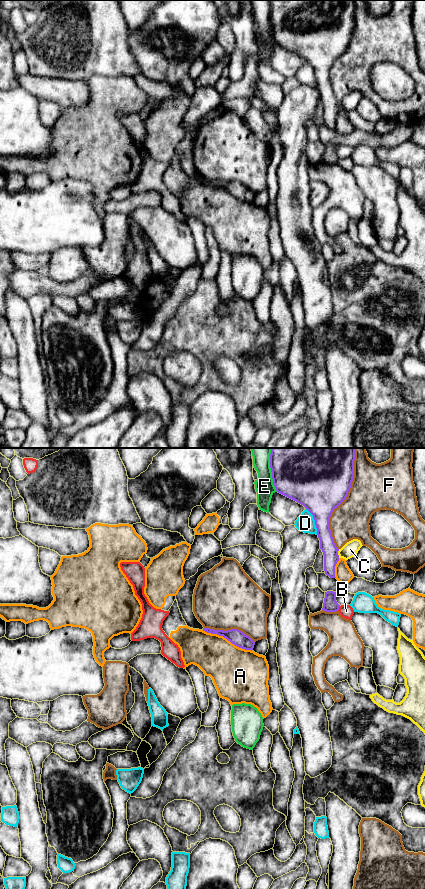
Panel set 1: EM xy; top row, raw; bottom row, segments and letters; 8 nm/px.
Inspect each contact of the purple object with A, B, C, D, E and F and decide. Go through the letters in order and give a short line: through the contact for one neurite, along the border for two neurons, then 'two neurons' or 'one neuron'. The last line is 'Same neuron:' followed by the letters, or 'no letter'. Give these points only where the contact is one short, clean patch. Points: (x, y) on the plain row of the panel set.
A: two neurons
B: two neurons
C: two neurons
D: two neurons
E: two neurons
F: two neurons
Same neuron: no letter

